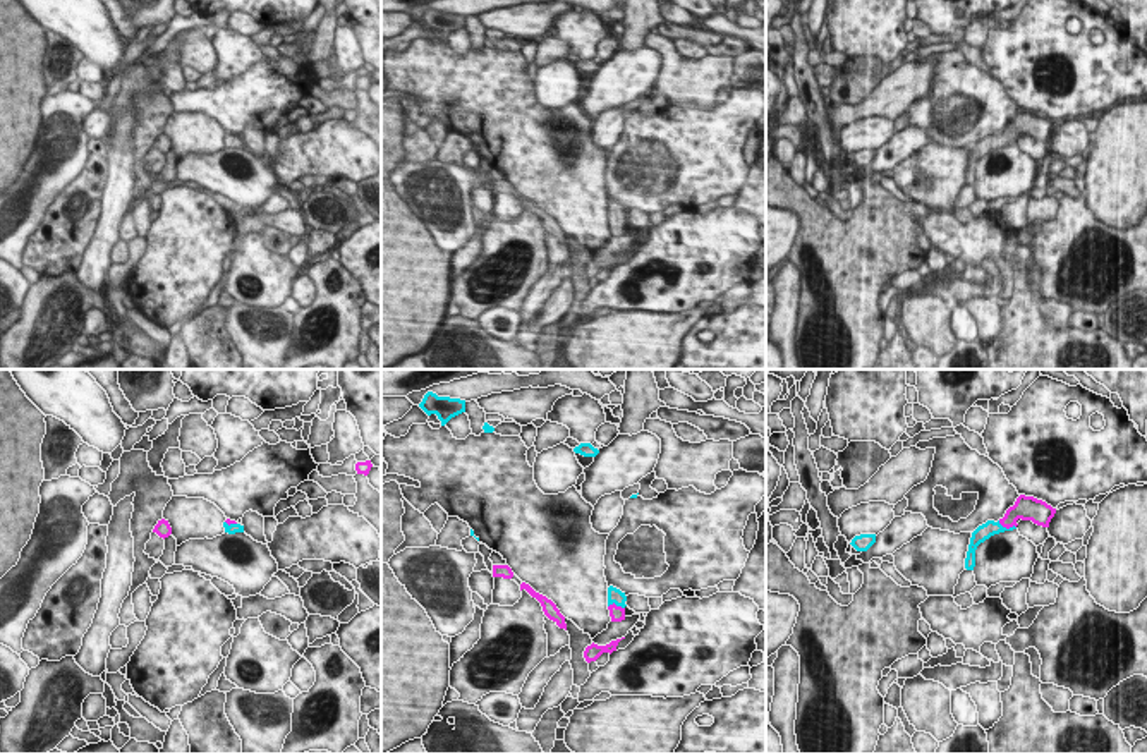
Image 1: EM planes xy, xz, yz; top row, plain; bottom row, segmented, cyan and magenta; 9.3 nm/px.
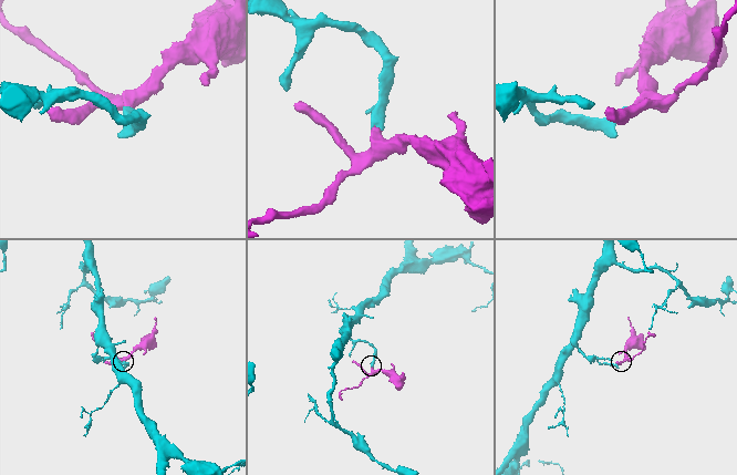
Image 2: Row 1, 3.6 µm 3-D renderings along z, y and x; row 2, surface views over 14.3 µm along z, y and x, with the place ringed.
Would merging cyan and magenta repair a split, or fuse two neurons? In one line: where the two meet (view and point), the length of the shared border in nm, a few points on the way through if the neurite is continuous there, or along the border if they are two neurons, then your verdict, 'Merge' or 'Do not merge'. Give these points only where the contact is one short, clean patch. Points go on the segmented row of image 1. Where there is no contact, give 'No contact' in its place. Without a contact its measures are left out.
Touches cyan at yz (1005, 528). Shared border 190 nm. Path across: yz (991, 528), (1005, 528), (1024, 509). Merge.

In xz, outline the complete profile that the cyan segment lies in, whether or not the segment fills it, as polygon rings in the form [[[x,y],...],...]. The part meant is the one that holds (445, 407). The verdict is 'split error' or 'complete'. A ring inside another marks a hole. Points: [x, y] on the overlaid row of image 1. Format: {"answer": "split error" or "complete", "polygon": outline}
{"answer": "complete", "polygon": [[[428,392],[419,404],[419,407],[428,414],[436,414],[445,426],[452,417],[465,412],[465,400],[450,398],[450,397],[438,397],[433,392]]]}

